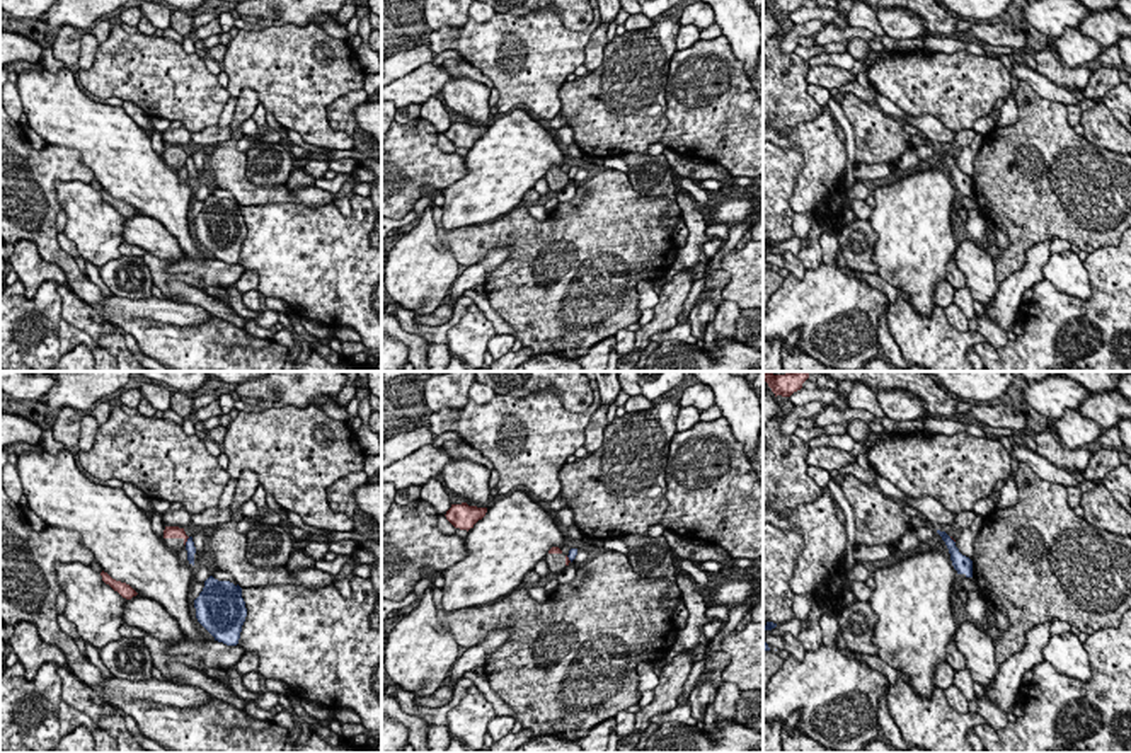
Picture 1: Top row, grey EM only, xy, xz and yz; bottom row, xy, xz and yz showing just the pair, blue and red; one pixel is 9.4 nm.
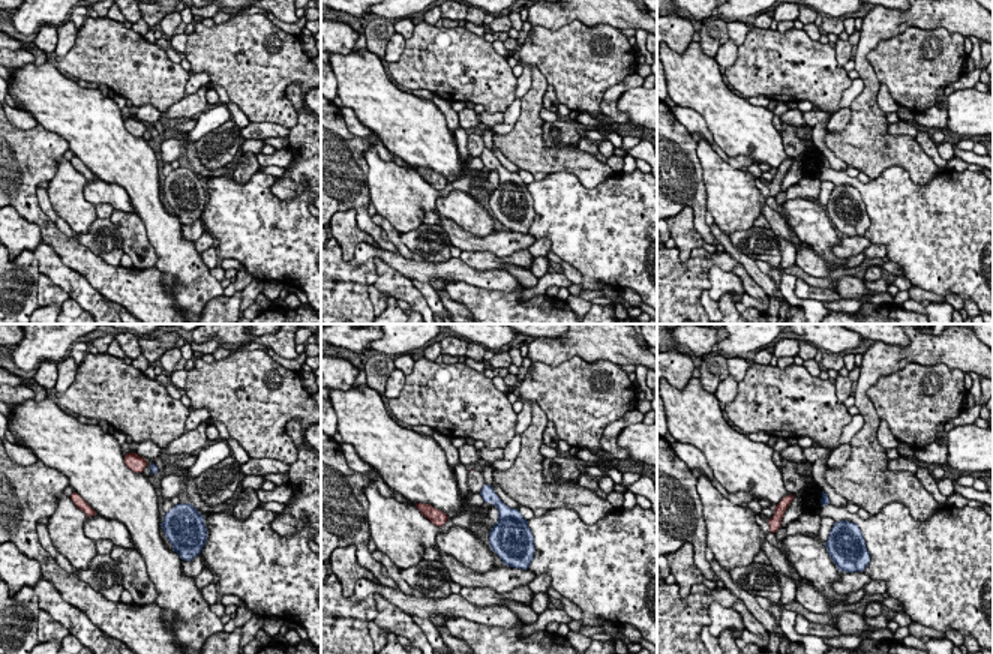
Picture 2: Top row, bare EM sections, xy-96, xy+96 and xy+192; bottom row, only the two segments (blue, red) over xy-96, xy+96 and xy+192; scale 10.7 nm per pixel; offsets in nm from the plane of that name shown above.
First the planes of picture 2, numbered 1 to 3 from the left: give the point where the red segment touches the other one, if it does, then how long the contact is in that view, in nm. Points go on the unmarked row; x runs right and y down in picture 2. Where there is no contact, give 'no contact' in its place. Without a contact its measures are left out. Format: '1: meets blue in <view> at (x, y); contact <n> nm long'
1: no contact
2: no contact
3: no contact

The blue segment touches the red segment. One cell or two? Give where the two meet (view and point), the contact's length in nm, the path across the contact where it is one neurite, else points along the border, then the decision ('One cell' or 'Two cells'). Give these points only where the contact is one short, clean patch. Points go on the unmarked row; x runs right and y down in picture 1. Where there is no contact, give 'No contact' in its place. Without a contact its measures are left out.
Touches blue at xy (188, 159). Shared border 100 nm. Boundary: xy (189, 155), (184, 162). Two cells

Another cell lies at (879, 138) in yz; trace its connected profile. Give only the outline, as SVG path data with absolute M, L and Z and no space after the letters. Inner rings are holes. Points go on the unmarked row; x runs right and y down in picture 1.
M852 92L843 94L840 106L853 128L855 162L867 165L898 162L915 147L903 123L877 106L869 106Z

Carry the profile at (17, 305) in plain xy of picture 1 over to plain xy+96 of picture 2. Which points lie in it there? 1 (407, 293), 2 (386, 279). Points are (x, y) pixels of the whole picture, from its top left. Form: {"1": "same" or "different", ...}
{"1": "different", "2": "different"}

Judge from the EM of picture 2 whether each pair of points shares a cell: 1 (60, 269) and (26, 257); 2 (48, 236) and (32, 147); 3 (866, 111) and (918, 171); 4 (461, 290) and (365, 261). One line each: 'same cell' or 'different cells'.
1: different cells
2: same cell
3: same cell
4: different cells

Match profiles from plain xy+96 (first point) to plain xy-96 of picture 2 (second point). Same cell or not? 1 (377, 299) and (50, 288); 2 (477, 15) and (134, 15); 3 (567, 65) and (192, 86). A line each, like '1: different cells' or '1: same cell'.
1: same cell
2: different cells
3: different cells

